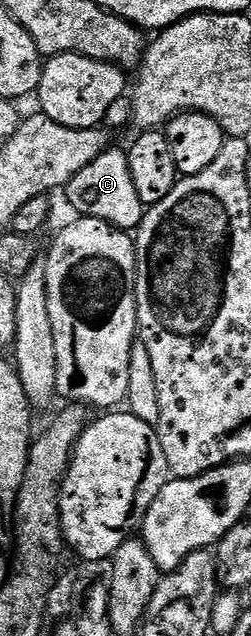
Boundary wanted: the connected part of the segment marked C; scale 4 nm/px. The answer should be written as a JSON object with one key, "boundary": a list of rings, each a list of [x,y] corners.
{"boundary":[[[107,149],[87,169],[73,175],[68,187],[64,188],[63,195],[69,198],[71,206],[77,210],[78,216],[87,219],[98,219],[110,223],[120,231],[126,233],[136,232],[145,219],[146,203],[135,193],[135,181],[131,177],[129,157],[124,150],[113,151]]]}

